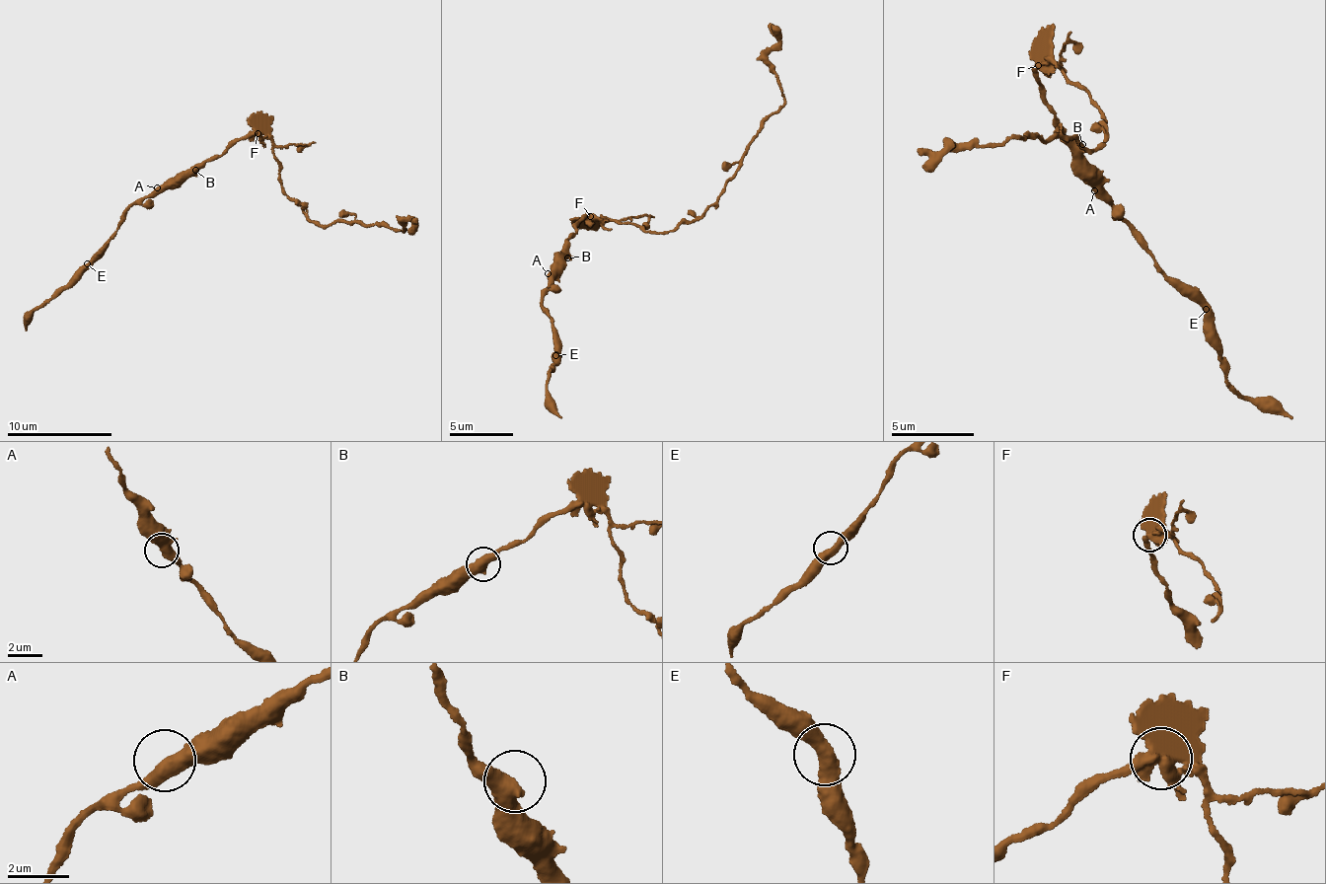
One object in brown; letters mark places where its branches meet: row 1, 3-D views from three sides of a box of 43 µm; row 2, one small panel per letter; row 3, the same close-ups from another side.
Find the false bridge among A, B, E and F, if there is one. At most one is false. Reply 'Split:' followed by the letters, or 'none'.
Split: F

